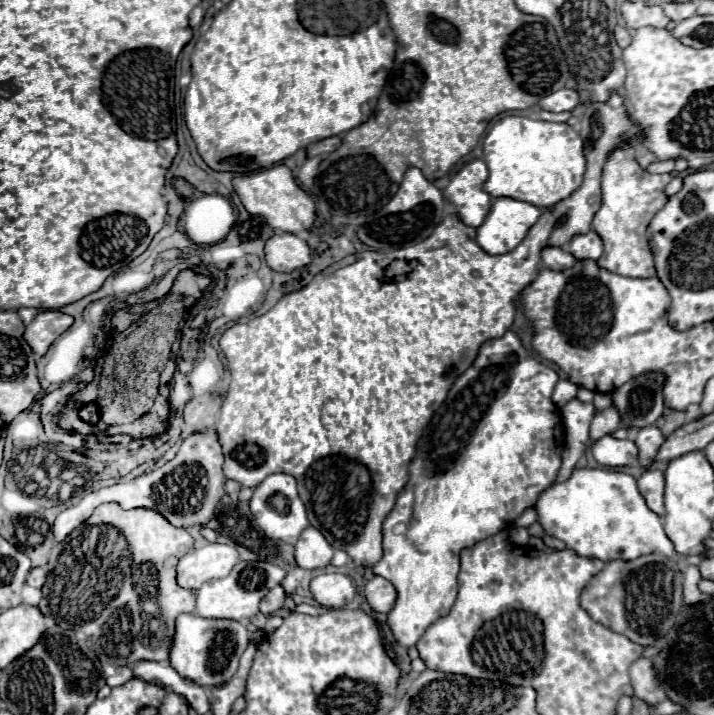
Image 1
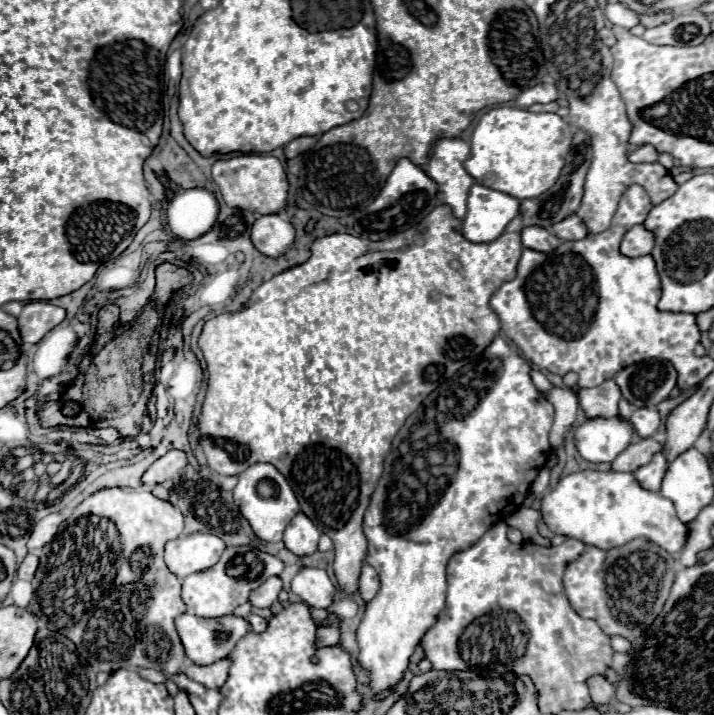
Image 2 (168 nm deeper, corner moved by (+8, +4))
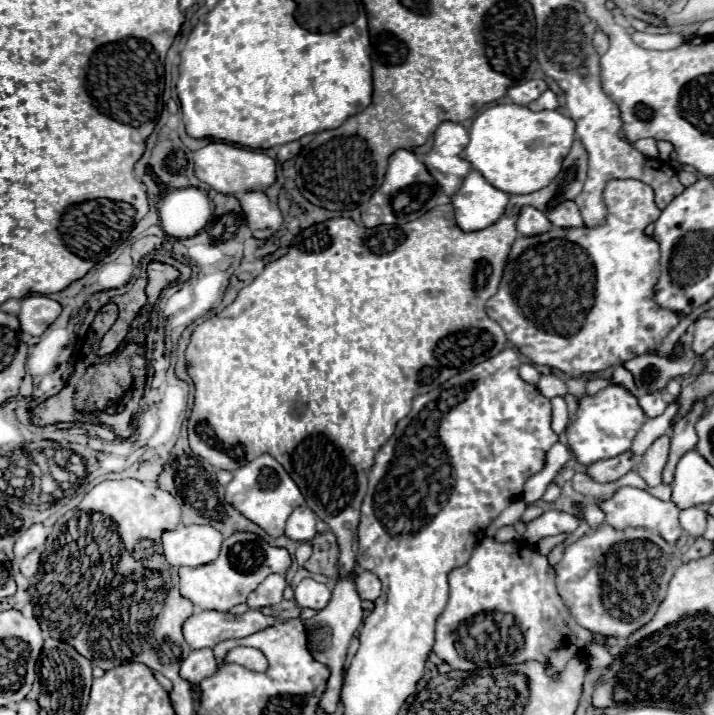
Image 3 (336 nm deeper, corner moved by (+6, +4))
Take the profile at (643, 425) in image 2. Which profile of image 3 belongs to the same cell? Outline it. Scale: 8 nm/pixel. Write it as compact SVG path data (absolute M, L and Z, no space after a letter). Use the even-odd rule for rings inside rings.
M662 391L646 393L644 397L640 397L640 407L644 409L644 413L646 413L648 417L658 417L658 415L662 415L664 409L666 409L666 401L664 401Z

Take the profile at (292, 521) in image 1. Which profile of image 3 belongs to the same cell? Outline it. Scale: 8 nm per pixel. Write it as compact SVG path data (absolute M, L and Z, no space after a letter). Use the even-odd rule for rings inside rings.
M268 453L256 457L254 461L246 463L244 467L234 471L232 481L224 487L224 499L240 511L244 517L260 525L268 535L280 537L284 535L284 525L292 509L304 505L304 497L292 477L284 471L284 467Z

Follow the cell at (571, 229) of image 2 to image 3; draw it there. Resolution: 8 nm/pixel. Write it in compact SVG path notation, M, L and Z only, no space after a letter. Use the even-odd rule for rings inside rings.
M562 201L560 205L556 205L548 213L548 219L556 227L580 227L580 225L584 225L580 209L576 207L574 201Z

